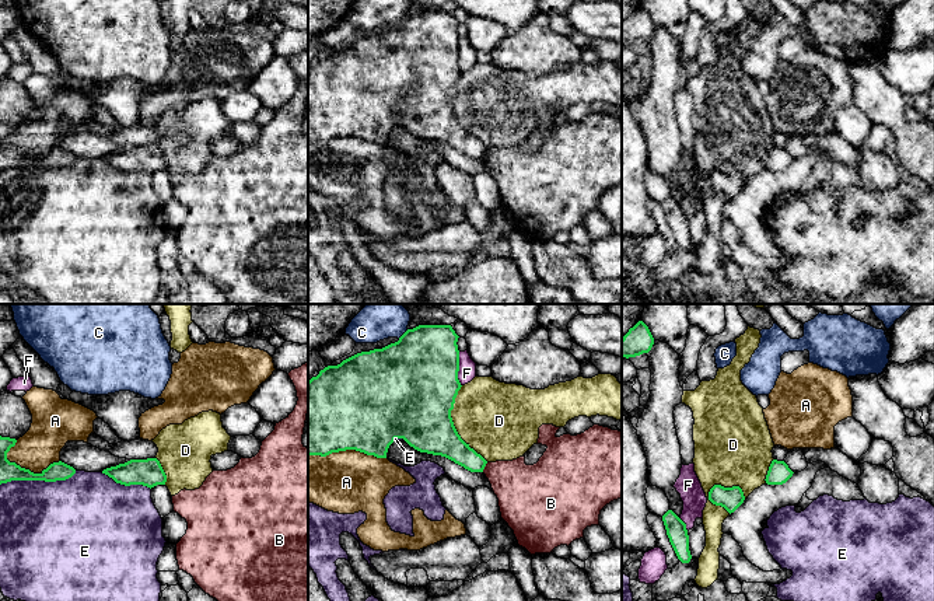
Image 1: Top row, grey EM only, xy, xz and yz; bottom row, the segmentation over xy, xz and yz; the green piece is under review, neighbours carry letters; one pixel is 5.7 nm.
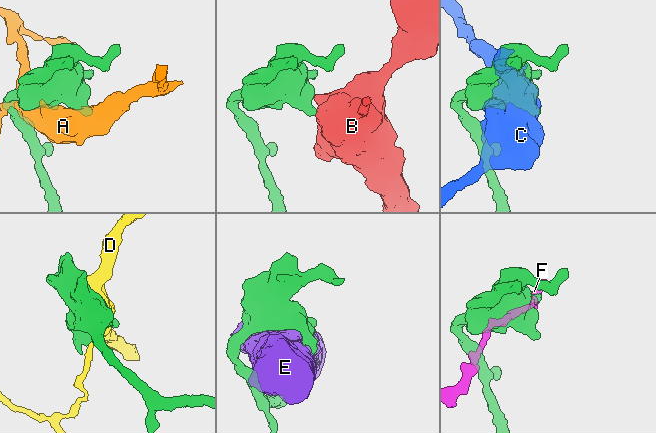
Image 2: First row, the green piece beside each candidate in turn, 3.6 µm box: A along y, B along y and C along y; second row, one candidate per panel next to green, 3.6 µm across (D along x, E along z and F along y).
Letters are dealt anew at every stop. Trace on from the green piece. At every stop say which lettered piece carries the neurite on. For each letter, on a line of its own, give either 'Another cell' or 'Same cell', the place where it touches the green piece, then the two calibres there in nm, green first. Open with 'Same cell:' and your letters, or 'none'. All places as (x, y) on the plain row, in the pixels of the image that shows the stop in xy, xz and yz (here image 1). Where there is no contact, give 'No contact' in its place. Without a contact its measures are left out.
Same cell: none
A: Another cell. Touches green at xz (347, 135). Thickness 500 nm (green) against 360 nm
B: Another cell. Touches green at xz (485, 152). Thickness 160 nm (green) against 300 nm
C: Another cell. Touches green at xz (403, 20). Thickness 460 nm (green) against 180 nm
D: Another cell. Touches green at xz (452, 111). Thickness 420 nm (green) against 420 nm
E: Another cell. Touches green at xy (38, 166). Thickness 110 nm (green) against 480 nm
F: Another cell. Touches green at xz (458, 55). Thickness 480 nm (green) against 100 nm

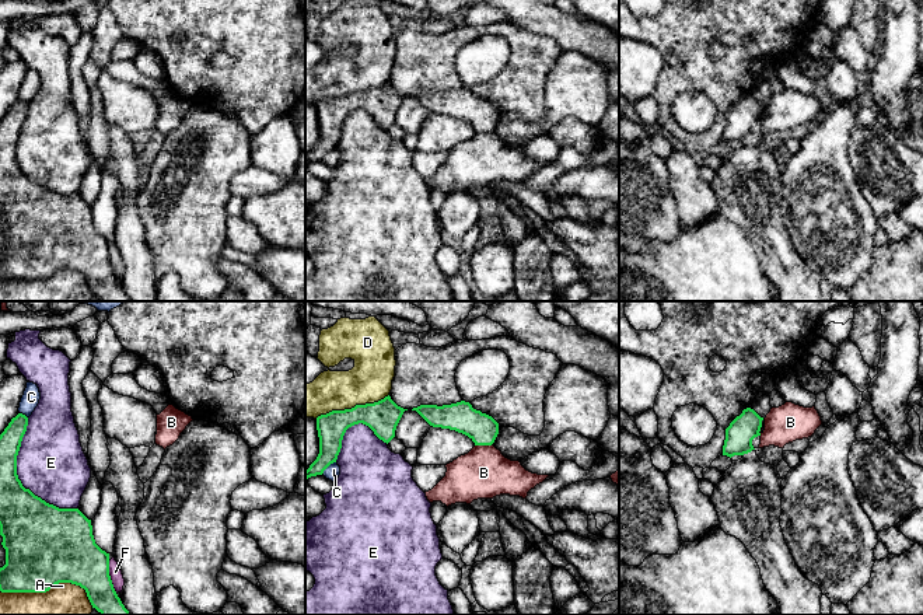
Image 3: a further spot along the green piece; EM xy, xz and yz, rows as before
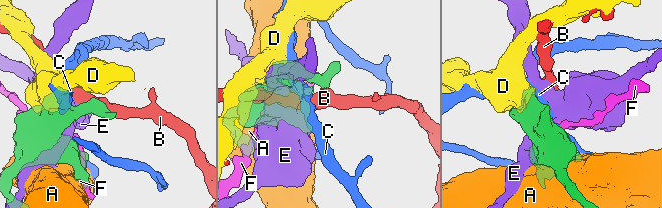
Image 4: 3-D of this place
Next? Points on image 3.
Same cell: none
A: Another cell. Touches green at xy (51, 273). Thickness 460 nm (green) against 320 nm
B: Another cell. Touches green at xz (483, 130). Thickness 170 nm (green) against 300 nm
C: Another cell. Touches green at xy (24, 101). Thickness 130 nm (green) against 100 nm
D: Another cell. Touches green at xz (352, 94). Thickness 190 nm (green) against 240 nm
E: Another cell. Touches green at xy (18, 166). Thickness 320 nm (green) against 400 nm
F: Another cell. Touches green at xy (109, 264). Thickness 300 nm (green) against 70 nm

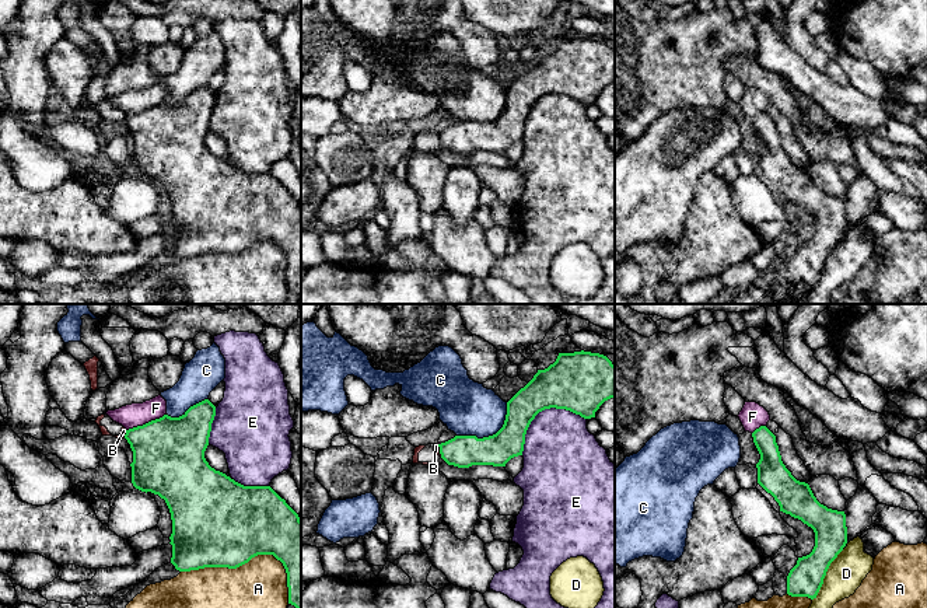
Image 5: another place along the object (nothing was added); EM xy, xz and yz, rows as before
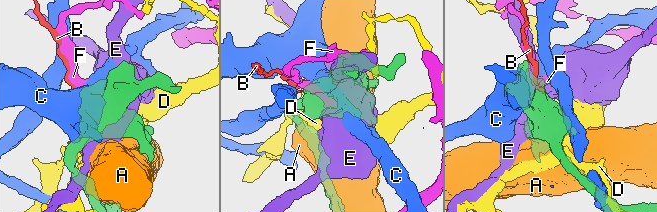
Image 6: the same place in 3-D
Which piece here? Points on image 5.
Same cell: none
A: Another cell. Touches green at xy (251, 244). Thickness 500 nm (green) against 420 nm
B: Another cell. Touches green at xz (440, 136). Thickness 190 nm (green) against 30 nm
C: Another cell. Touches green at xz (490, 122). Thickness 190 nm (green) against 300 nm
D: Another cell. Touches green at yz (825, 261). Thickness 200 nm (green) against 200 nm
E: Another cell. Touches green at xz (541, 97). Thickness 320 nm (green) against 400 nm
F: Another cell. Touches green at xy (146, 109). Thickness 420 nm (green) against 140 nm

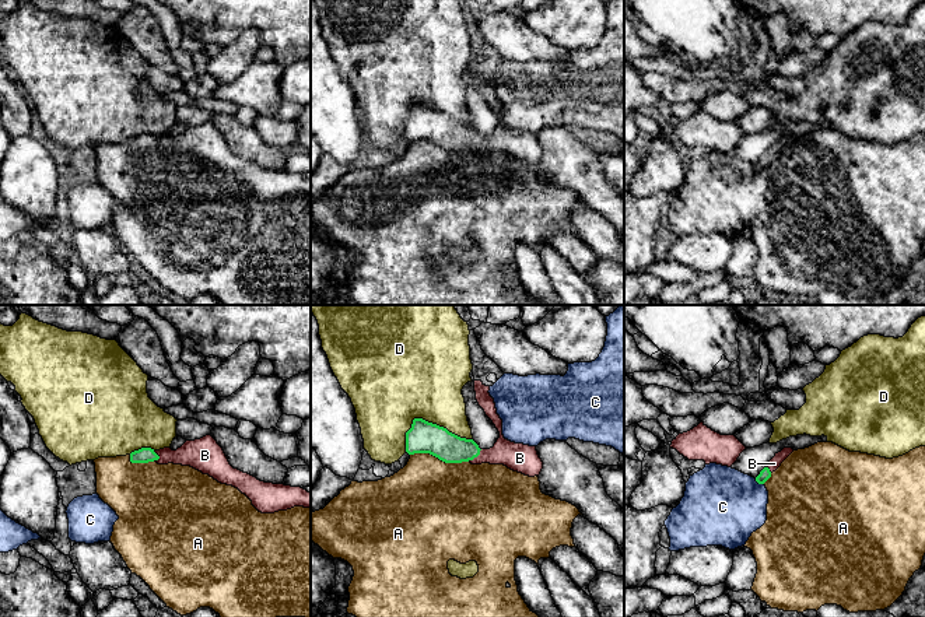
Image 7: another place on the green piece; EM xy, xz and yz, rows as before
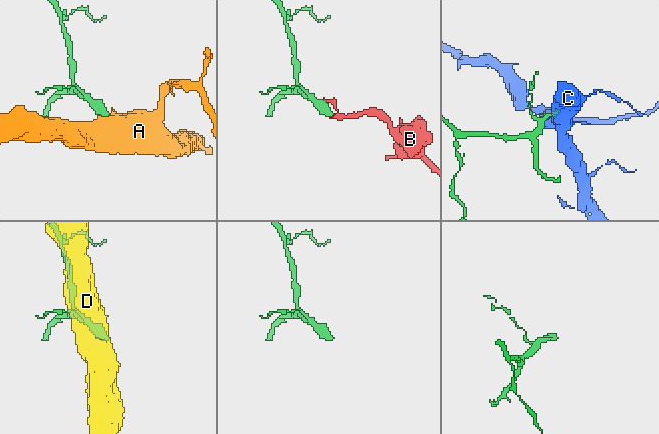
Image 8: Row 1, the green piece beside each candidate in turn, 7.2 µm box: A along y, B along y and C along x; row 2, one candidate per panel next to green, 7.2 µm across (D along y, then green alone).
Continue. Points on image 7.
Same cell: B
A: Another cell. Touches green at xz (440, 146). Thickness 180 nm (green) against 480 nm
B: Same cell. Touches green at xz (475, 143). Thickness 170 nm (green) against 160 nm
C: Another cell. Touches green at yz (759, 169). Thickness 70 nm (green) against 440 nm
D: Another cell. Touches green at xz (427, 108). Thickness 180 nm (green) against 460 nm

